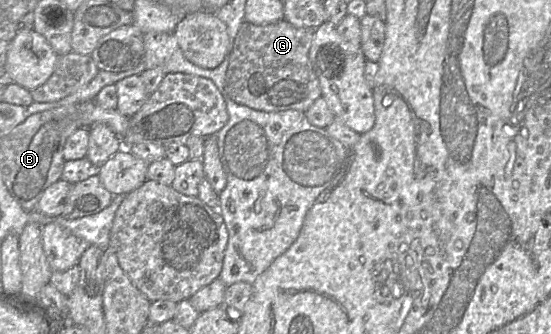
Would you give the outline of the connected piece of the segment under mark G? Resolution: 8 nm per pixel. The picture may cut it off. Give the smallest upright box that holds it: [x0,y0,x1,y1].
[225,20,322,111]

